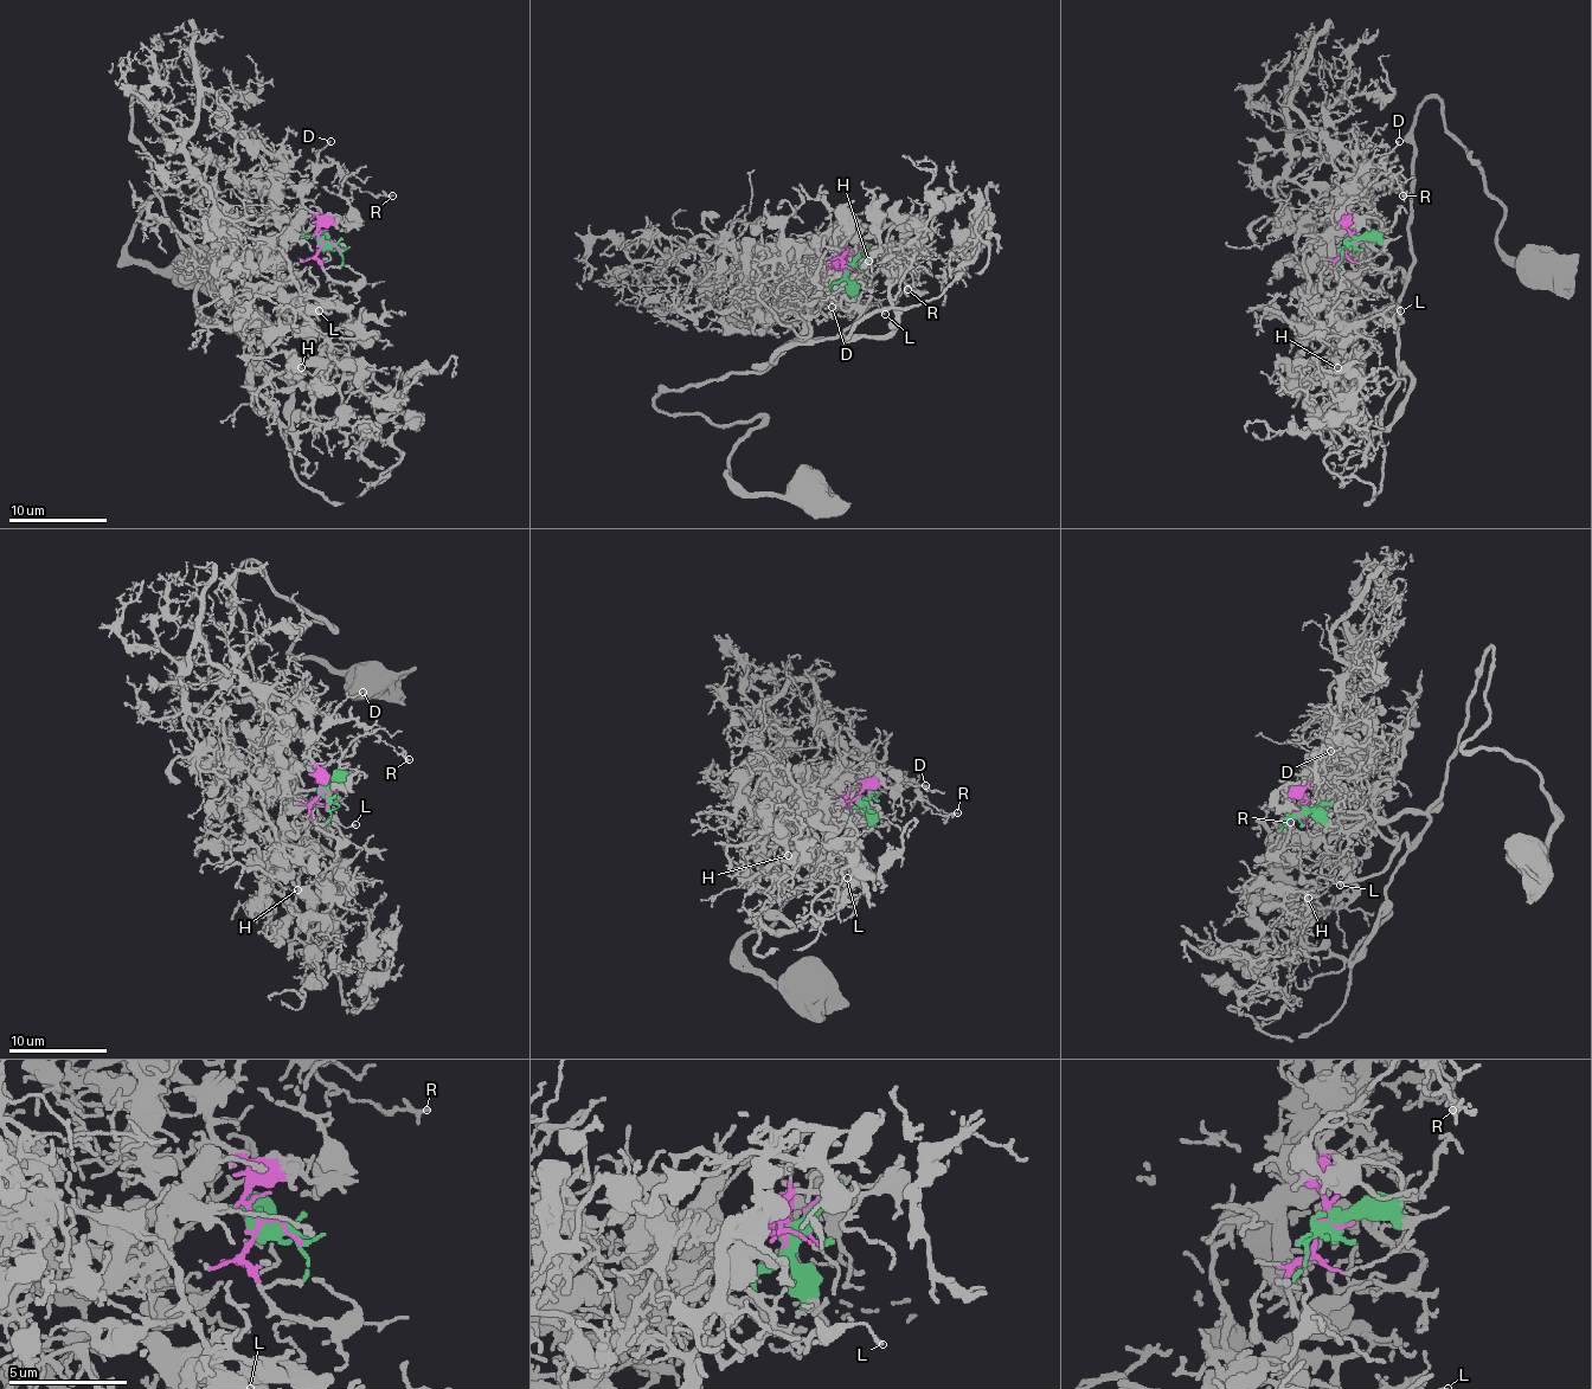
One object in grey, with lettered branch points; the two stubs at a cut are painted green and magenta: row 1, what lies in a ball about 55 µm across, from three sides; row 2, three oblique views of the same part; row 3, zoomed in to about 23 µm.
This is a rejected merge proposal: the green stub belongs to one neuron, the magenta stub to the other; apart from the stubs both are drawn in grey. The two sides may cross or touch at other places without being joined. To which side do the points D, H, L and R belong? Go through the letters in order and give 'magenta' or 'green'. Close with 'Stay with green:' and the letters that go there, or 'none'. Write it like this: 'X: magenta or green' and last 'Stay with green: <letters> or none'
D: magenta
H: green
L: green
R: magenta
Stay with green: H, L

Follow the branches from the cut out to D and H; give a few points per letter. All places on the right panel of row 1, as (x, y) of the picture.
D: (1350, 242), (1347, 219), (1355, 174), (1399, 140)
H: (1350, 244), (1371, 242), (1353, 246), (1339, 288), (1362, 315), (1350, 329), (1354, 357), (1336, 374), (1337, 367)

